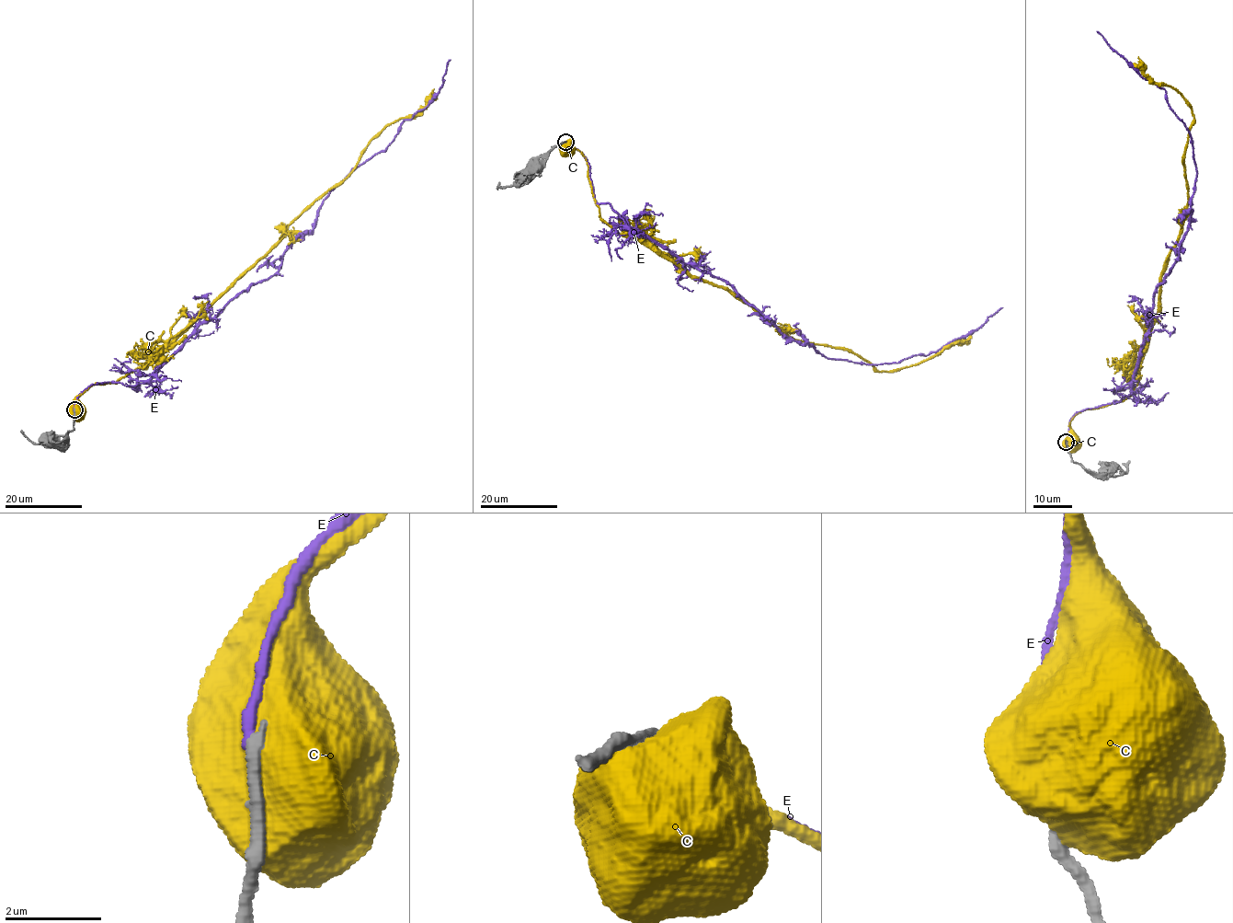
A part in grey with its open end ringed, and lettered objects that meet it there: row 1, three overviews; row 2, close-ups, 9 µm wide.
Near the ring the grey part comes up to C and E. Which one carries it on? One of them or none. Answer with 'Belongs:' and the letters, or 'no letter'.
Belongs: no letter

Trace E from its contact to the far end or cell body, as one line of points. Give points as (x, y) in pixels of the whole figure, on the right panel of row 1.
E: (1067, 443), (1078, 411), (1130, 393), (1153, 294), (1178, 255), (1196, 179), (1191, 138), (1164, 88), (1096, 31)

